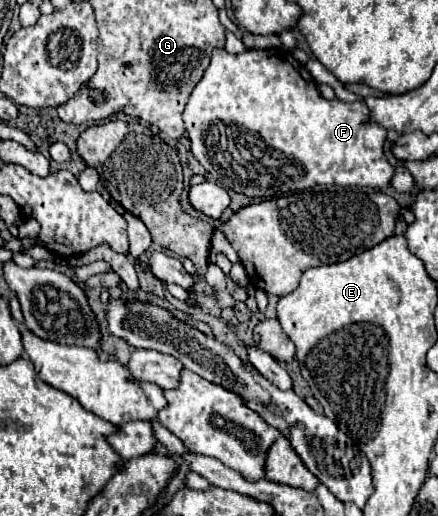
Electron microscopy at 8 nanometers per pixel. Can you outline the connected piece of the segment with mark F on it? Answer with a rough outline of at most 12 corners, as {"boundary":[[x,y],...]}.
{"boundary":[[214,49],[184,109],[226,189],[392,181],[364,101],[288,49]]}

